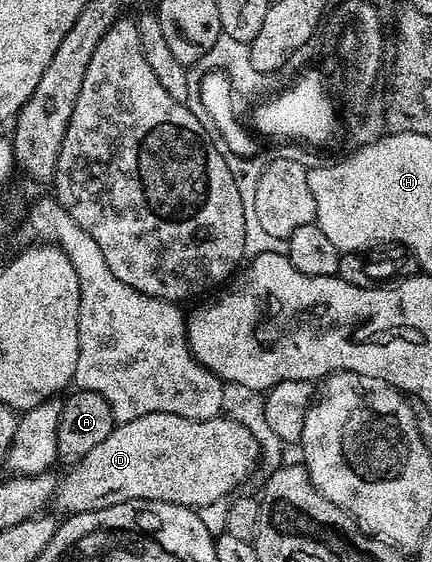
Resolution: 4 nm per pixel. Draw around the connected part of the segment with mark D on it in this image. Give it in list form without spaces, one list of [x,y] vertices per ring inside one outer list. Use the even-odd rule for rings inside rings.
[[[148,413],[129,423],[117,423],[110,437],[77,459],[69,470],[73,471],[57,486],[55,510],[70,516],[135,499],[170,501],[199,509],[227,500],[235,487],[251,477],[262,456],[246,425],[236,417],[224,418],[187,419],[174,413]]]

